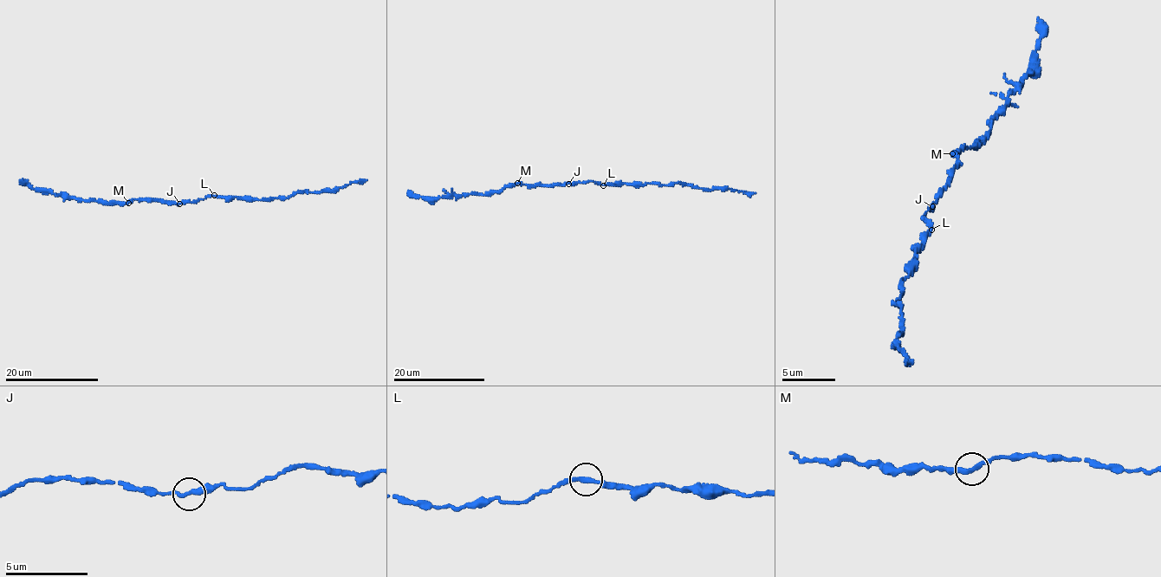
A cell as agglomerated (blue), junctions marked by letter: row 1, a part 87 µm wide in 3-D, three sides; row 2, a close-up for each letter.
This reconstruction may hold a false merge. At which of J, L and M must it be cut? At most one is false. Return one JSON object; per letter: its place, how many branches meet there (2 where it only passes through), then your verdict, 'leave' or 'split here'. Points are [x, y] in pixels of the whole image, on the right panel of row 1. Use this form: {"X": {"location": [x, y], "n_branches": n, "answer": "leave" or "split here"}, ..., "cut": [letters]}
{"J": {"location": [932, 206], "n_branches": 2, "answer": "leave"}, "L": {"location": [931, 230], "n_branches": 2, "answer": "leave"}, "M": {"location": [952, 153], "n_branches": 2, "answer": "leave"}, "cut": []}

